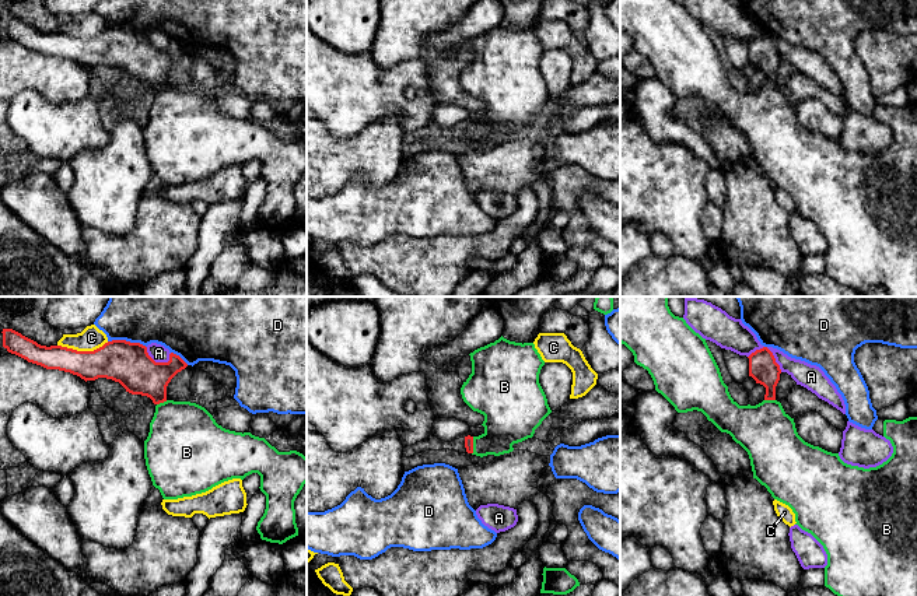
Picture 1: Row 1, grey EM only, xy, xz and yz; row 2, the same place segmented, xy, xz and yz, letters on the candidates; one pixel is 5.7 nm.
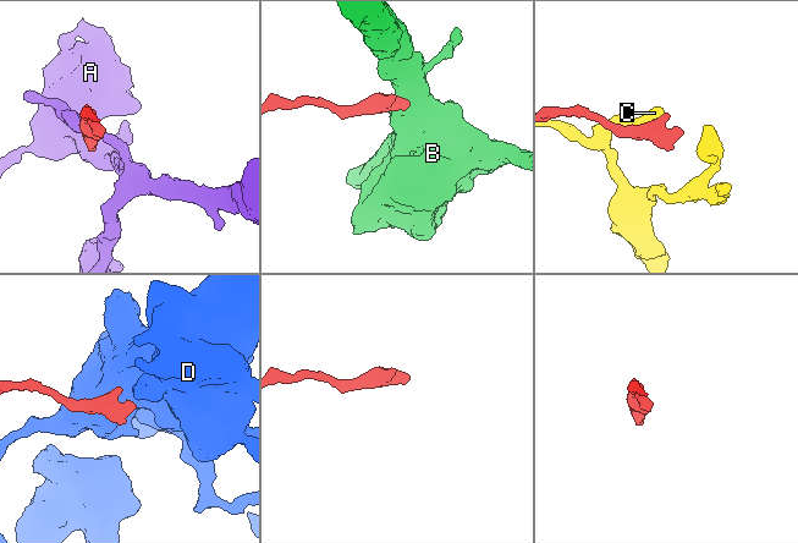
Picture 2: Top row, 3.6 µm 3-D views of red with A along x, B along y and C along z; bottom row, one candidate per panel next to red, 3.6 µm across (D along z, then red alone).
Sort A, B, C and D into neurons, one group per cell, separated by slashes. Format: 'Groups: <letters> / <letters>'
Groups: A / B / C / D

